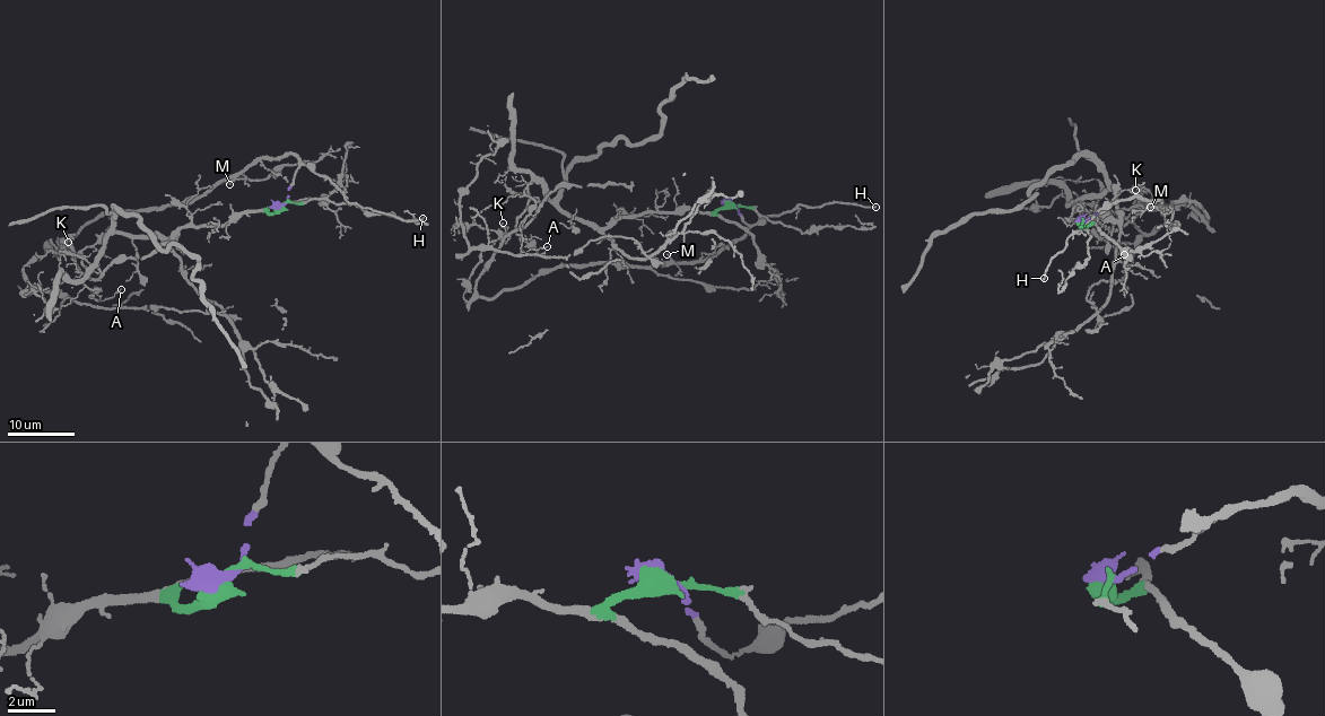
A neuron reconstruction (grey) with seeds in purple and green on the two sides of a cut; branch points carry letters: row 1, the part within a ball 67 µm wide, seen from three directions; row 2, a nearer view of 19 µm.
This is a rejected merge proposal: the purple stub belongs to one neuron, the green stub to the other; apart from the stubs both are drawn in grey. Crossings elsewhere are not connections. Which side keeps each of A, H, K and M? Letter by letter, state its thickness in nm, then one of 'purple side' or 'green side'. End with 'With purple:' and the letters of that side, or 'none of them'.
A: 110 nm | green side
H: 140 nm | purple side
K: 90 nm | purple side
M: 110 nm | purple side
With purple: H, K, M

